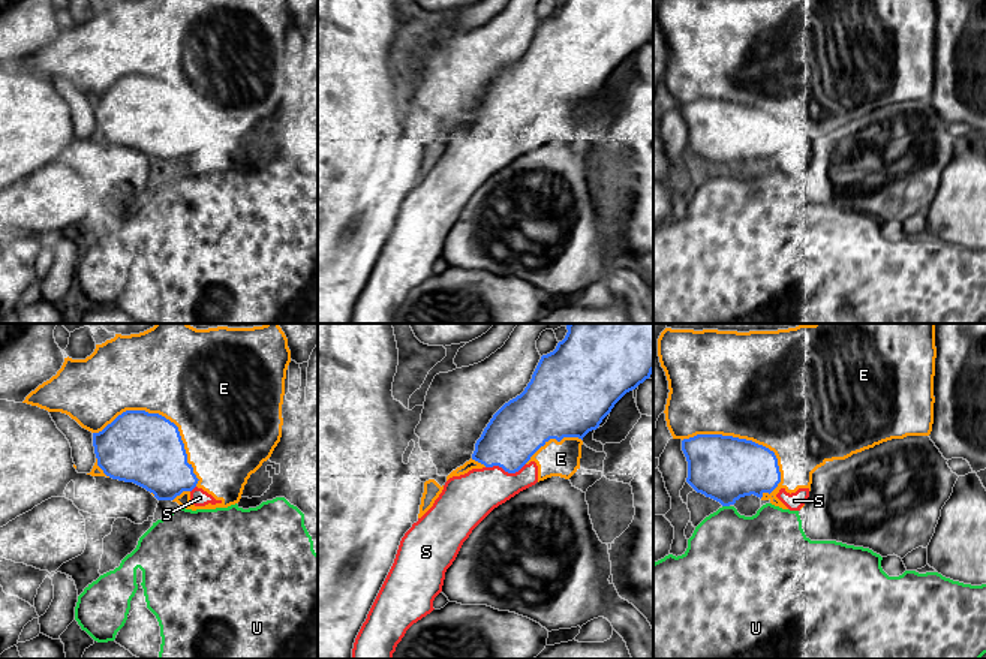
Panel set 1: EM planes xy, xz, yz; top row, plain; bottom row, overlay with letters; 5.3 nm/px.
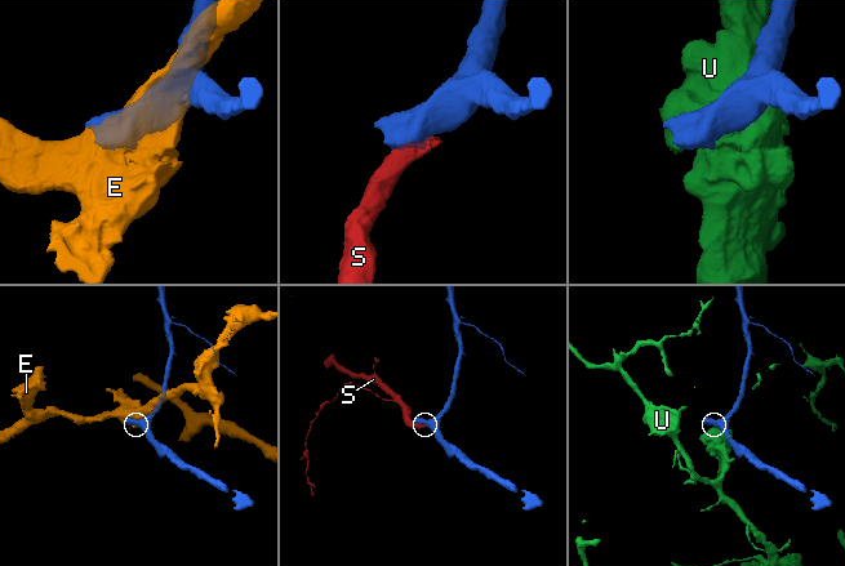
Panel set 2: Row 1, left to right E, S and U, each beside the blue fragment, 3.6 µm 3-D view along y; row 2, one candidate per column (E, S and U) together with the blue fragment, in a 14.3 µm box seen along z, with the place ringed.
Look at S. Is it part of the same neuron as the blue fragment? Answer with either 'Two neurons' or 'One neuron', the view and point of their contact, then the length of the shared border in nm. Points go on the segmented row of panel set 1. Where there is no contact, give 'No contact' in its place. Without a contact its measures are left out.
One neuron. Touches blue at xz (505, 471). Shared border 220 nm

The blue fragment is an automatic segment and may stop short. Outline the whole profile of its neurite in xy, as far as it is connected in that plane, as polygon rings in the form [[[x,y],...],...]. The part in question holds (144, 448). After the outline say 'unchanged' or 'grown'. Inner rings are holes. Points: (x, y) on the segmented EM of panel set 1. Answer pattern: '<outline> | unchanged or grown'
[[[126,410],[102,431],[93,433],[93,446],[97,466],[106,476],[124,482],[133,482],[153,493],[157,500],[174,500],[183,491],[189,491],[190,500],[195,506],[222,503],[222,500],[216,500],[211,494],[196,487],[199,479],[193,473],[192,464],[187,463],[187,454],[178,427],[159,413],[148,413],[145,410]]] | grown

